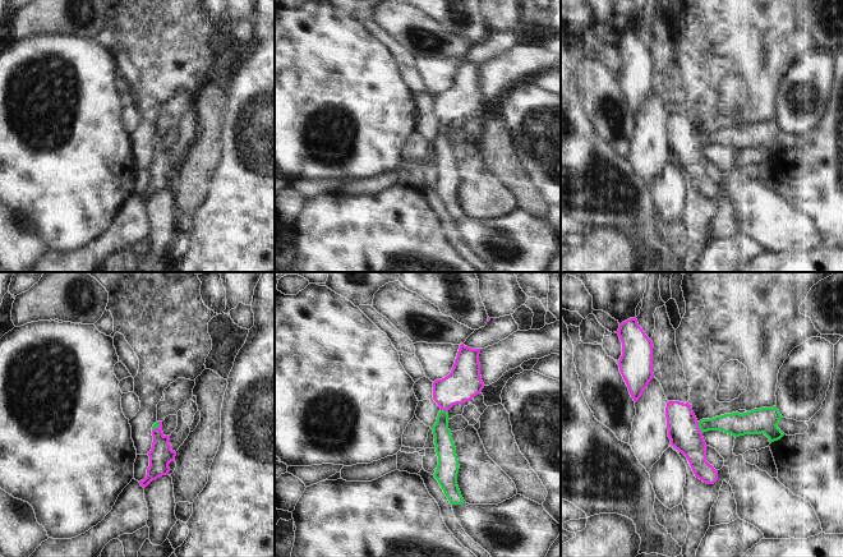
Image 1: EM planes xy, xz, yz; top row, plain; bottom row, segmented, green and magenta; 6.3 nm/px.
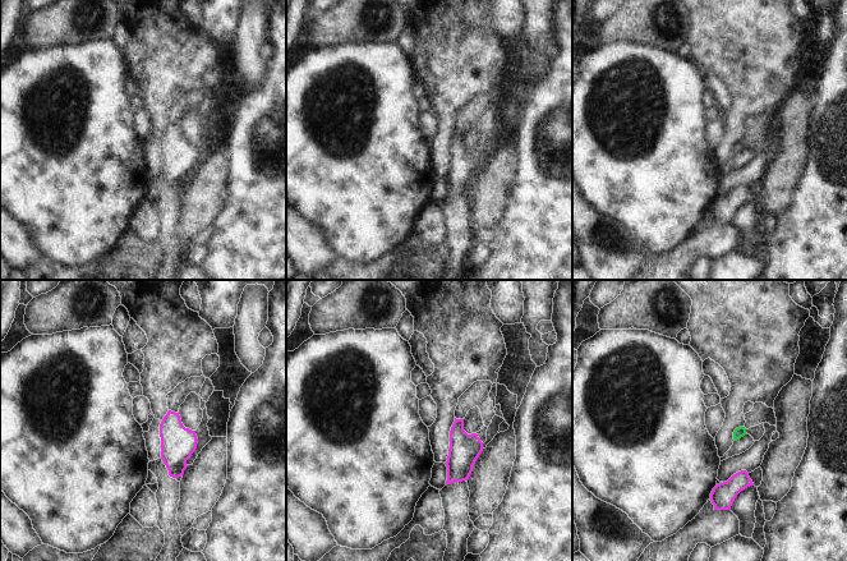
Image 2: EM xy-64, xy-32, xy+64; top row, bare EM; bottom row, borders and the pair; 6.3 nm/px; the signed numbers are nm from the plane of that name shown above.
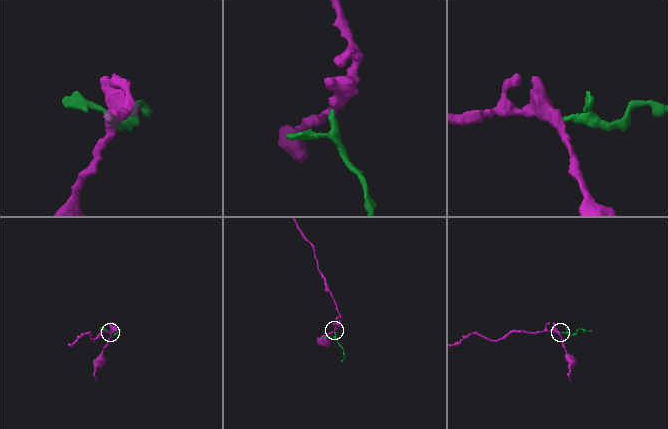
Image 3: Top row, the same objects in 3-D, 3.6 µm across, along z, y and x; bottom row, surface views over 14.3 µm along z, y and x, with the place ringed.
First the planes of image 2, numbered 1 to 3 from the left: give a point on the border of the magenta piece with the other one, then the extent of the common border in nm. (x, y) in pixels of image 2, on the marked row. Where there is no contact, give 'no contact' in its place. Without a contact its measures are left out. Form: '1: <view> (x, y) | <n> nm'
1: no contact
2: no contact
3: no contact

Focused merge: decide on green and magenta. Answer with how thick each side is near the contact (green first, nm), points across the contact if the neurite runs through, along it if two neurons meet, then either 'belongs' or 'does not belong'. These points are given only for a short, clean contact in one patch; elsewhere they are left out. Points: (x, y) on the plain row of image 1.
150/200 nm | across yz (737, 138), (705, 138), (699, 141), (683, 146) | belongs

